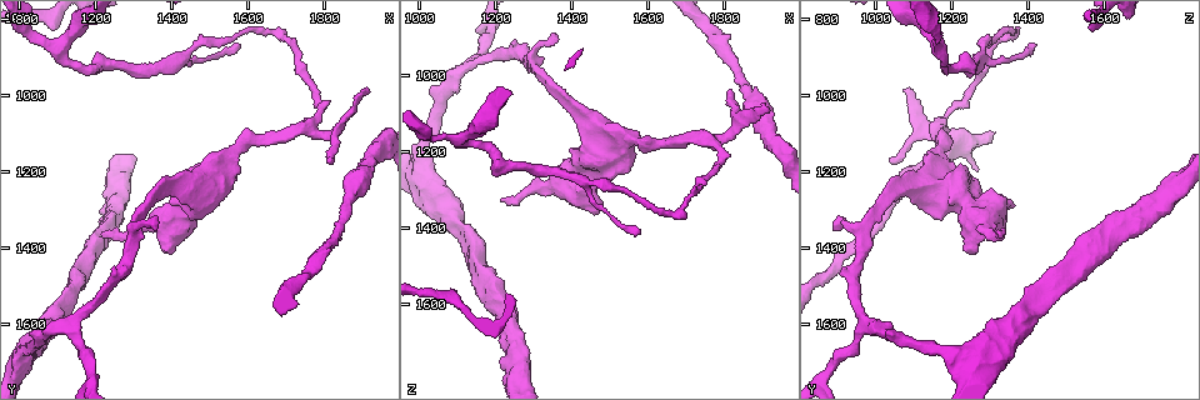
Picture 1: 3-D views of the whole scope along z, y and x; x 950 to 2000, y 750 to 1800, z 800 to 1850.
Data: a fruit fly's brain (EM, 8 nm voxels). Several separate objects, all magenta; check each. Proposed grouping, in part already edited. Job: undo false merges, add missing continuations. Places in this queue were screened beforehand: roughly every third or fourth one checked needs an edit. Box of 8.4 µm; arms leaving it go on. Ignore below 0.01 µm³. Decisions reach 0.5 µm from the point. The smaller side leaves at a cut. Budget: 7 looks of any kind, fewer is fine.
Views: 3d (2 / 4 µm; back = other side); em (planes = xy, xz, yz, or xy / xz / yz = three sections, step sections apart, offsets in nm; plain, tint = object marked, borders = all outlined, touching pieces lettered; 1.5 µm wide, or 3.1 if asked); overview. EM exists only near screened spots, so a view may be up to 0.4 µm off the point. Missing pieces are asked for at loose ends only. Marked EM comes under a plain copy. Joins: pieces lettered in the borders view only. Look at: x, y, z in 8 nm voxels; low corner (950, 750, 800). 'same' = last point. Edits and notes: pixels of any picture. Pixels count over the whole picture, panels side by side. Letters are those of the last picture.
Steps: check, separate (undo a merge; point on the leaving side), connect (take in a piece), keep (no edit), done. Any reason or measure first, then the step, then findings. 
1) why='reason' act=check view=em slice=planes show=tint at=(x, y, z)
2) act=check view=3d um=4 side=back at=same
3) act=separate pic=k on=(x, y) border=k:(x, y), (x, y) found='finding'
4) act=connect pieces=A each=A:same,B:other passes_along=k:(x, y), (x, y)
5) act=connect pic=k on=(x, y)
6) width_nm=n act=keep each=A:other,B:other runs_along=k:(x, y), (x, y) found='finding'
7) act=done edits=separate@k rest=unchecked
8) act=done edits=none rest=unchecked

why='thick turns thin' act=check view=3d um=4 at=(1600, 1130, 1180)

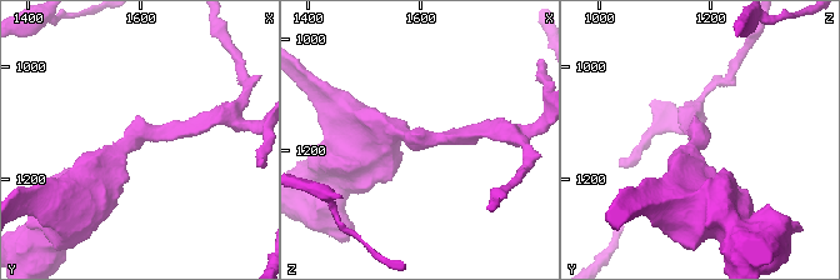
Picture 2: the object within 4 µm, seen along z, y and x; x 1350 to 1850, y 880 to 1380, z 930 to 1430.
act=check view=em slice=xz step=8 show=borders at=(1595, 1125, 1180)

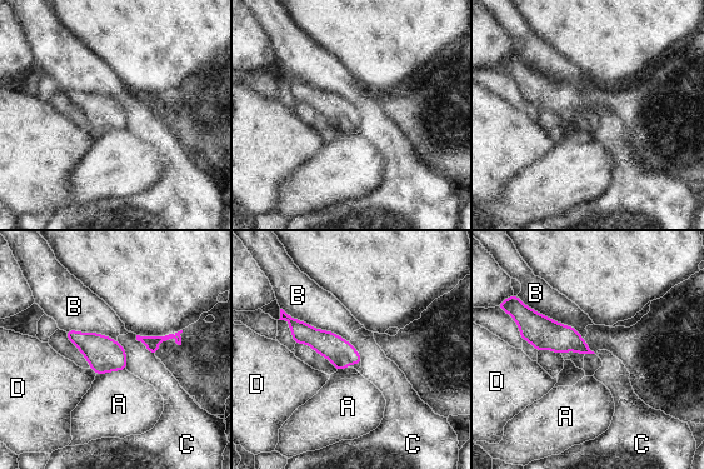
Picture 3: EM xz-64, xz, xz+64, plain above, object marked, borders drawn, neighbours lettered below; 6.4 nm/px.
why='cut it another way' act=check view=em slice=planes show=borders at=same

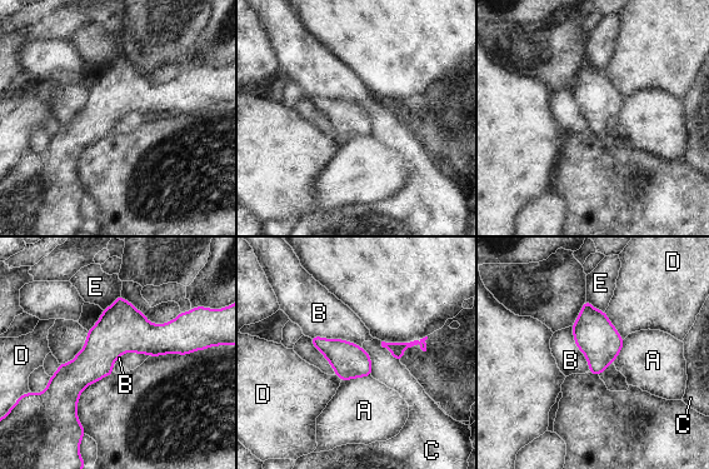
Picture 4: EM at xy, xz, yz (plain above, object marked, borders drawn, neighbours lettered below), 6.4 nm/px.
width_nm=220 longest_contact=B:340nm act=keep each=A:other,B:other,C:other,D:other,E:other found='continuous, no second cell'

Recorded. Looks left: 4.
why='abrupt turn' act=check view=3d um=2 at=(1690, 840, 1355)

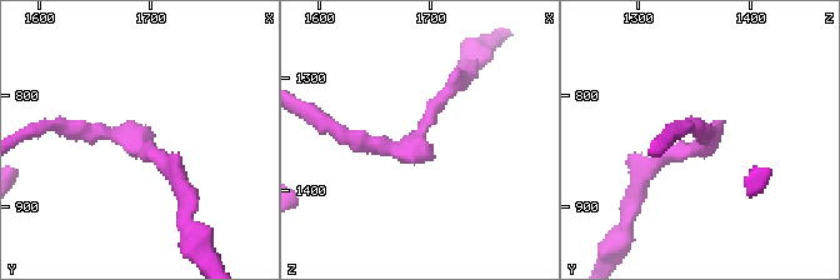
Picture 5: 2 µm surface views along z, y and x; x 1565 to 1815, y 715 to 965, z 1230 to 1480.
why='need the tissue' act=check view=em slice=planes show=tint at=(1686, 842, 1360)

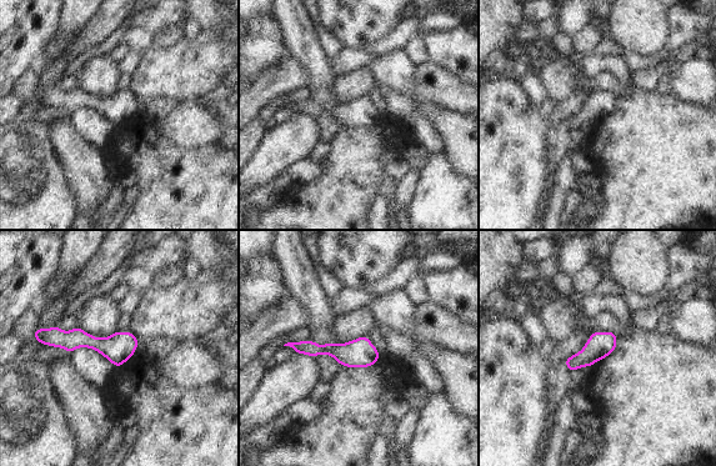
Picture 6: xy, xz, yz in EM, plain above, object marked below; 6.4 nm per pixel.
why='what lies round it' act=check view=em slice=planes show=borders at=same

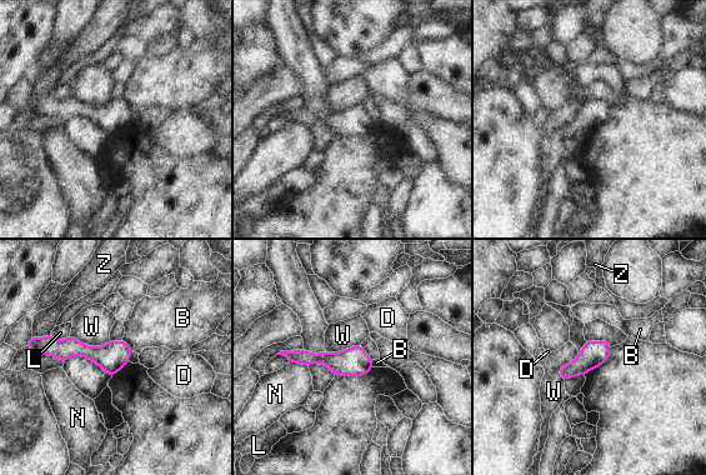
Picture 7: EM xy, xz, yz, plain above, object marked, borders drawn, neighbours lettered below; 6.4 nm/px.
act=keep each=B:other,D:other,L:other,N:other,W:other,Z:other runs_along=7:(39, 345), (128, 353) found='all the same cell'

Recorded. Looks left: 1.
act=check view=em slice=planes show=borders at=(1815, 1170, 1035)

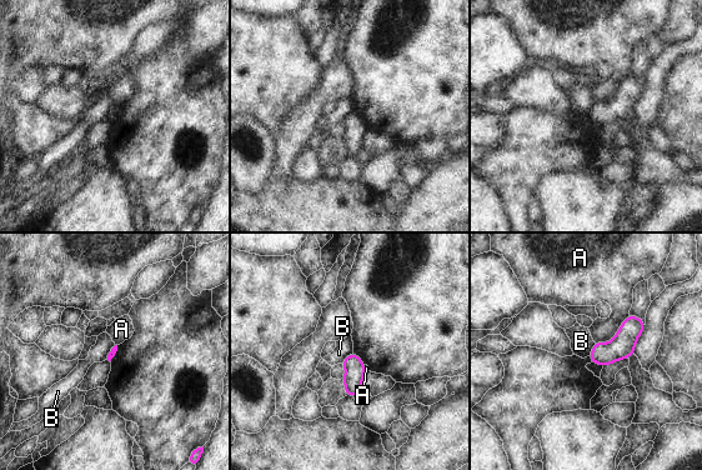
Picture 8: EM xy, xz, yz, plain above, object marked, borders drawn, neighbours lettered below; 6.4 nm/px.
longest_contact=A:300nm act=keep each=A:other,B:other border=8:(595, 343), (588, 355) found='no lettered piece goes on from it'

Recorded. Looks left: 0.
act=done edits=none rest=unchecked

